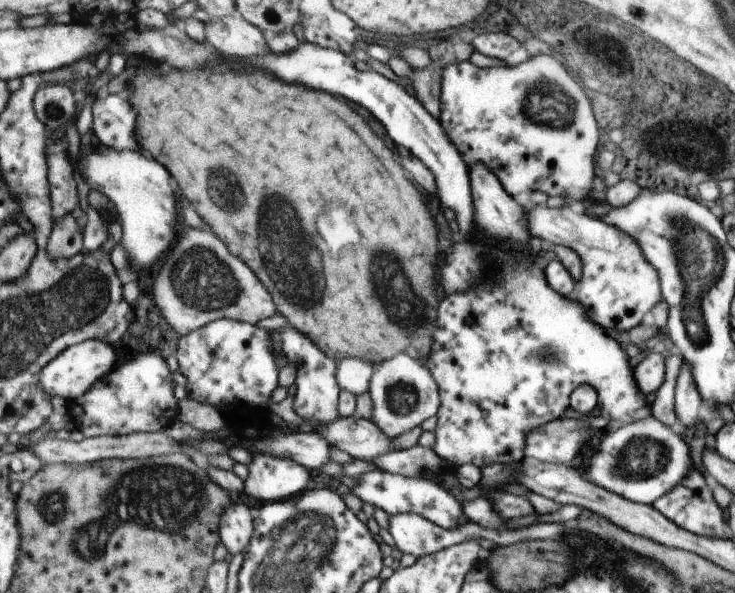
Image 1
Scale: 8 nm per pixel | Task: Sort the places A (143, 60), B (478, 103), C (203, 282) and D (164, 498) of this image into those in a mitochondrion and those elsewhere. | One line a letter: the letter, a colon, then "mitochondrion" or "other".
A: other
B: other
C: mitochondrion
D: mitochondrion

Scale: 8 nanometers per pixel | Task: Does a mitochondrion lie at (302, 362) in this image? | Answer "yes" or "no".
no

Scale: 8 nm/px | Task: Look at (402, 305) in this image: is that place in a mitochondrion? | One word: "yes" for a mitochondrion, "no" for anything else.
yes

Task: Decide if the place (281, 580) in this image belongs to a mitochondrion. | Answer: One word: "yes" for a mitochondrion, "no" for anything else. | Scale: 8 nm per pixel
yes

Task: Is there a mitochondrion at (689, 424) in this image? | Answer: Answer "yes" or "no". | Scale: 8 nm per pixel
no

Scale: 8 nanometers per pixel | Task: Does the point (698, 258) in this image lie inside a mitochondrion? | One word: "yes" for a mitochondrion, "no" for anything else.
yes

